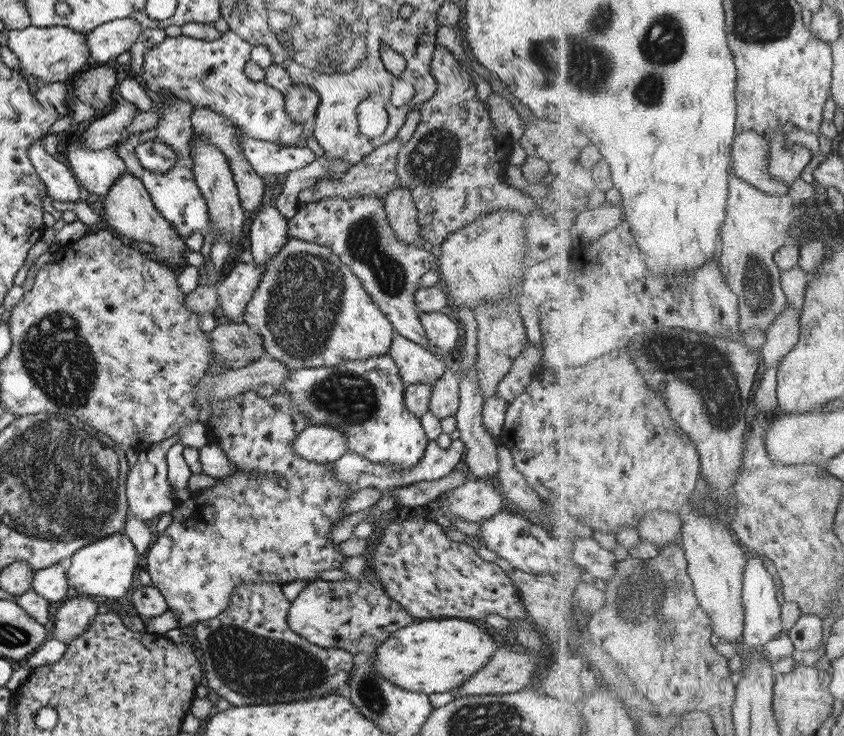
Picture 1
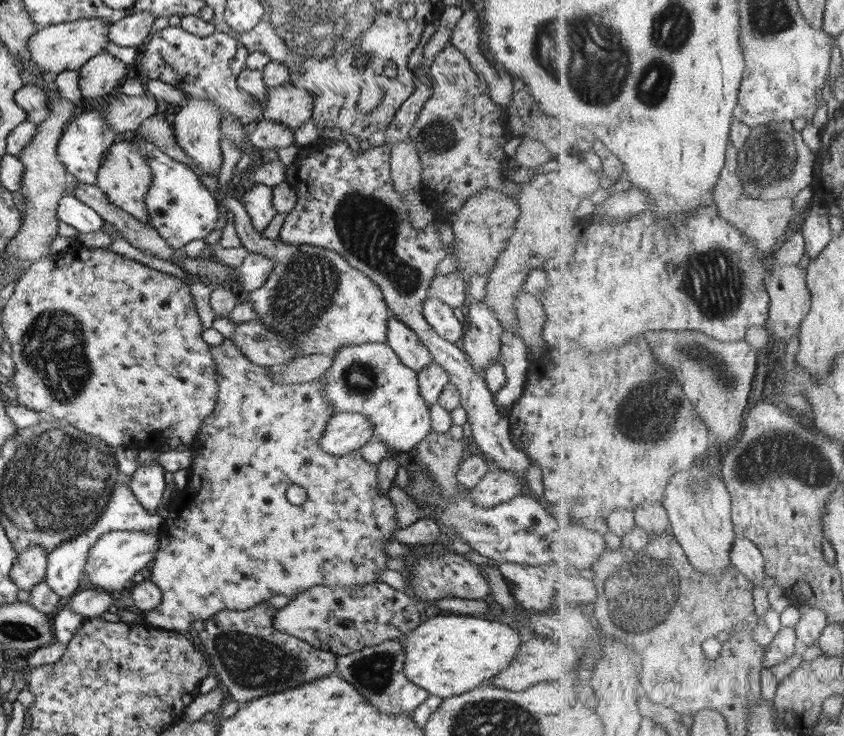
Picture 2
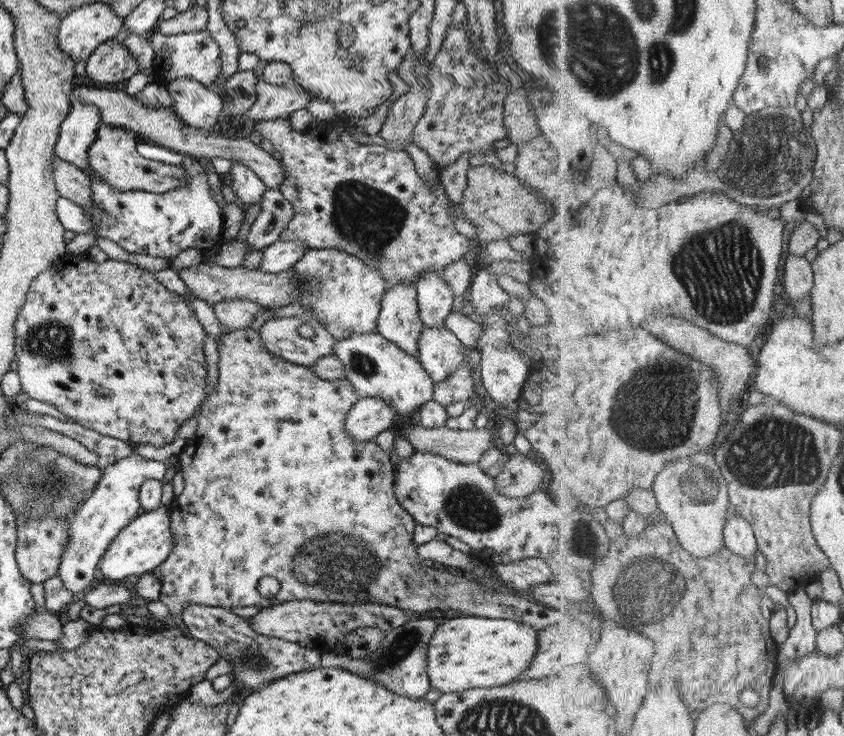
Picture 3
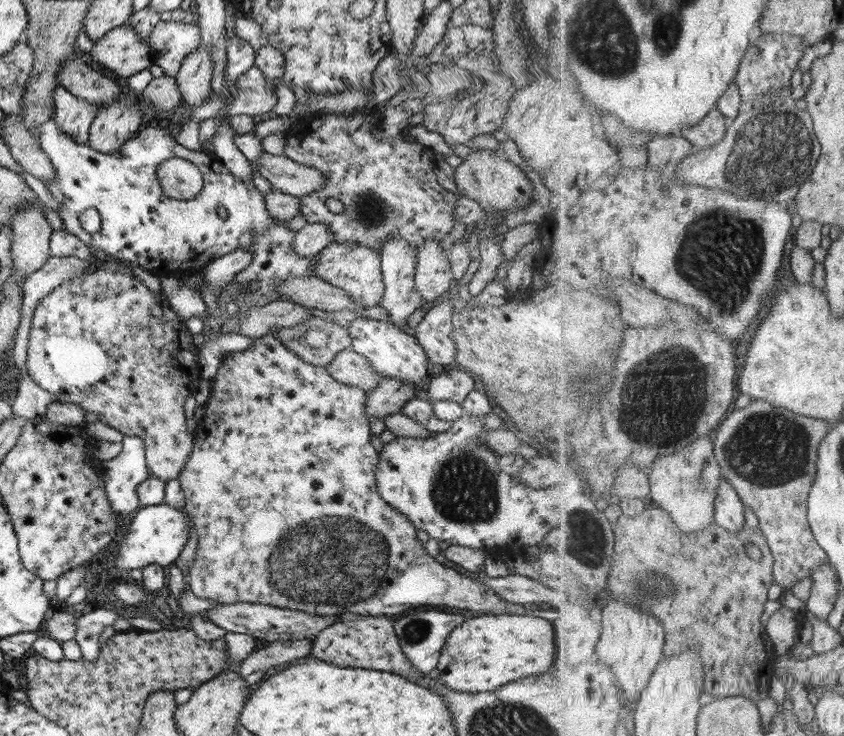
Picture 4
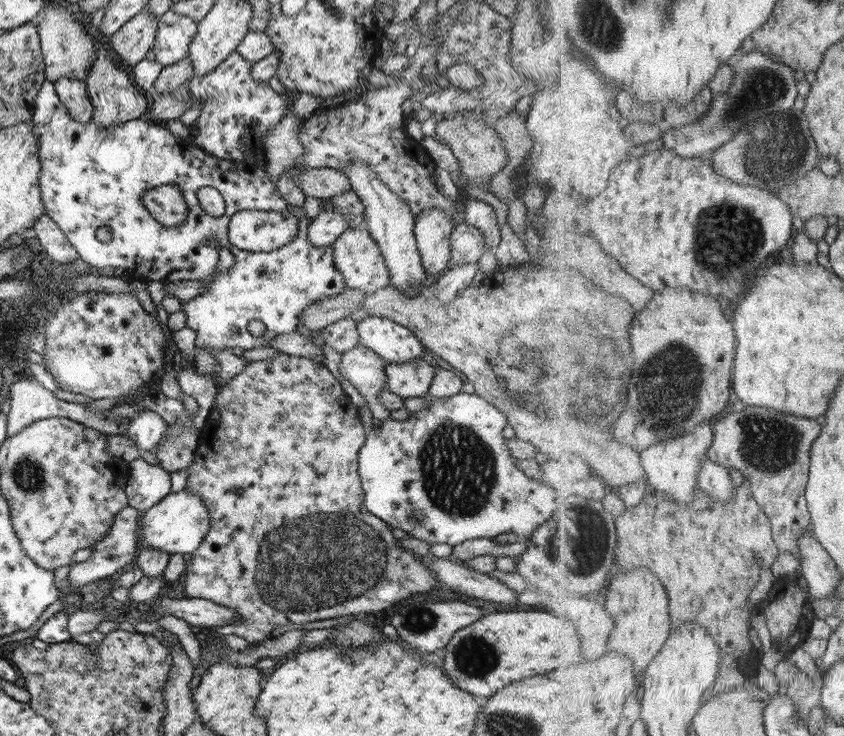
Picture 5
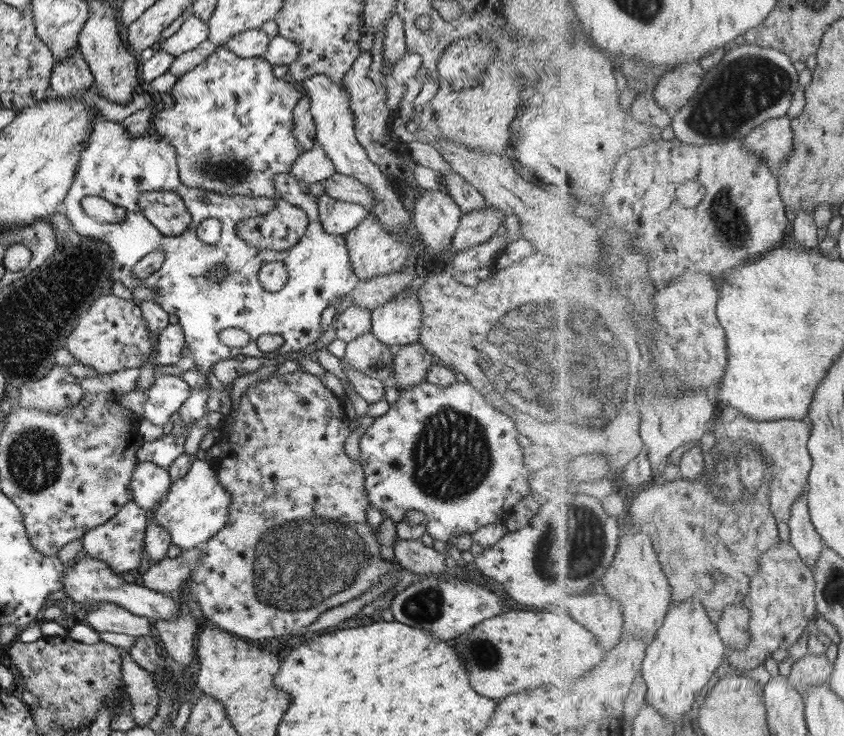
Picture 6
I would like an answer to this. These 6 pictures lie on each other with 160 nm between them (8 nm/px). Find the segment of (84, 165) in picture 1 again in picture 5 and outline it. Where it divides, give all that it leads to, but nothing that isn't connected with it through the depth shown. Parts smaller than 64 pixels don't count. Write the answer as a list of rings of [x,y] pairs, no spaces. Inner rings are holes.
[[[61,77],[54,82],[54,89],[73,120],[80,123],[91,120],[93,107],[82,80]]]

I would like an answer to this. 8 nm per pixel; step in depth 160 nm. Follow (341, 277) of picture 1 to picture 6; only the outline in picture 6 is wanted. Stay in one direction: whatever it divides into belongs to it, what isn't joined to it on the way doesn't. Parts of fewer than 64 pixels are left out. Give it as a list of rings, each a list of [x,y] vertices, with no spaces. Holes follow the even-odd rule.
[[[368,215],[363,218],[358,226],[344,235],[344,241],[347,258],[351,262],[351,271],[359,281],[395,272],[406,263],[405,259],[407,259],[407,251],[409,251],[406,242],[398,239],[397,235],[387,234],[373,216]]]

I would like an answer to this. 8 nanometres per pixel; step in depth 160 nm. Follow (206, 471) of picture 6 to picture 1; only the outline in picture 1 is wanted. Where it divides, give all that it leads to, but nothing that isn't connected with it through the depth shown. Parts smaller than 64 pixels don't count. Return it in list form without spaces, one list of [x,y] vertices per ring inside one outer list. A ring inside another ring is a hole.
[[[113,533],[105,538],[100,538],[83,548],[78,548],[71,555],[71,563],[65,572],[69,587],[79,595],[88,597],[104,596],[105,598],[119,598],[131,586],[133,570],[140,557],[128,536]]]

